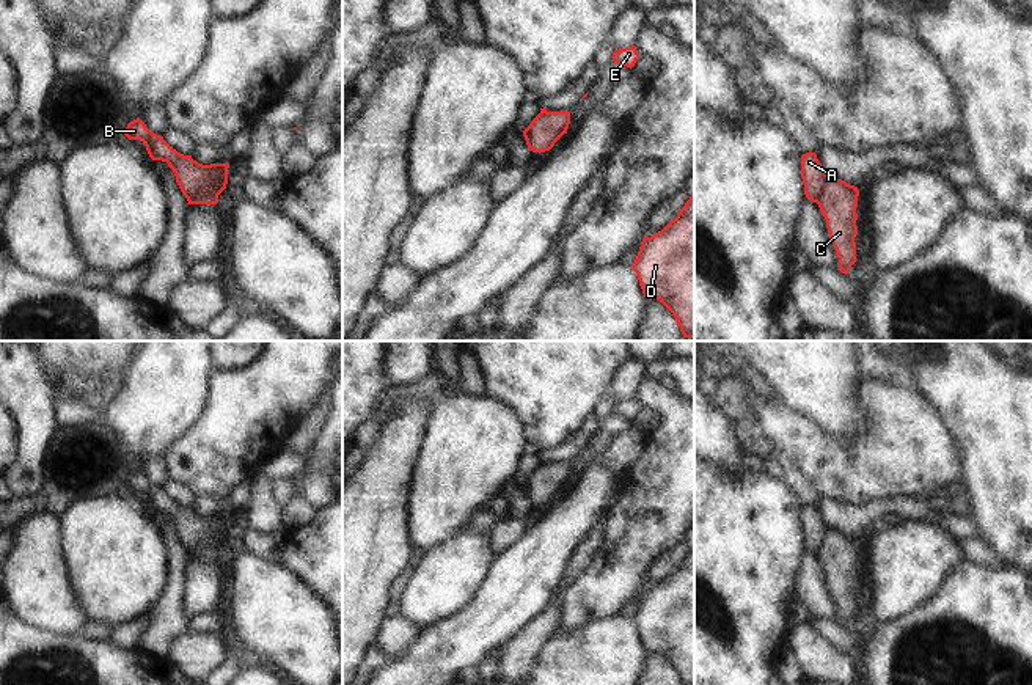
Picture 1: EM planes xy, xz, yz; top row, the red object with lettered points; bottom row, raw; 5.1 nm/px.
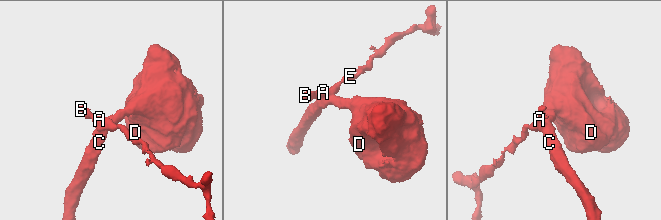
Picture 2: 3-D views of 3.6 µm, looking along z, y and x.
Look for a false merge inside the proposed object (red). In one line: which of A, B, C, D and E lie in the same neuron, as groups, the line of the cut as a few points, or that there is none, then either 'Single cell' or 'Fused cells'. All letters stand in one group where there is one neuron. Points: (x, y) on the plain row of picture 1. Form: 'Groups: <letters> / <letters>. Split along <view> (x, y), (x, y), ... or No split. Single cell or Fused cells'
Groups: A B E / C D. Split along xy (217, 545), (203, 544), (189, 553). Fused cells.

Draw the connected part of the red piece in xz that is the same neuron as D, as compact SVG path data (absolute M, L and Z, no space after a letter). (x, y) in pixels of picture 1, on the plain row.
M694 548L661 583L642 591L631 619L644 649L660 652L682 685L694 685Z

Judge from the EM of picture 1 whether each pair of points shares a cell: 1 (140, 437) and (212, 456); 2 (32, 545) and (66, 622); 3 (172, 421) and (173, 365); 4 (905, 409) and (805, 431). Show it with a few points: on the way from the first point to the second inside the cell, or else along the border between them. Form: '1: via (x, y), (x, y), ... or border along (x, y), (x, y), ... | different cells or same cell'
1: border along (195, 420), (170, 443), (164, 454) | different cells
2: via (35, 564), (35, 586), (49, 604) | same cell
3: via (172, 407), (172, 379) | same cell
4: via (883, 435), (852, 467), (841, 467), (831, 457) | same cell

